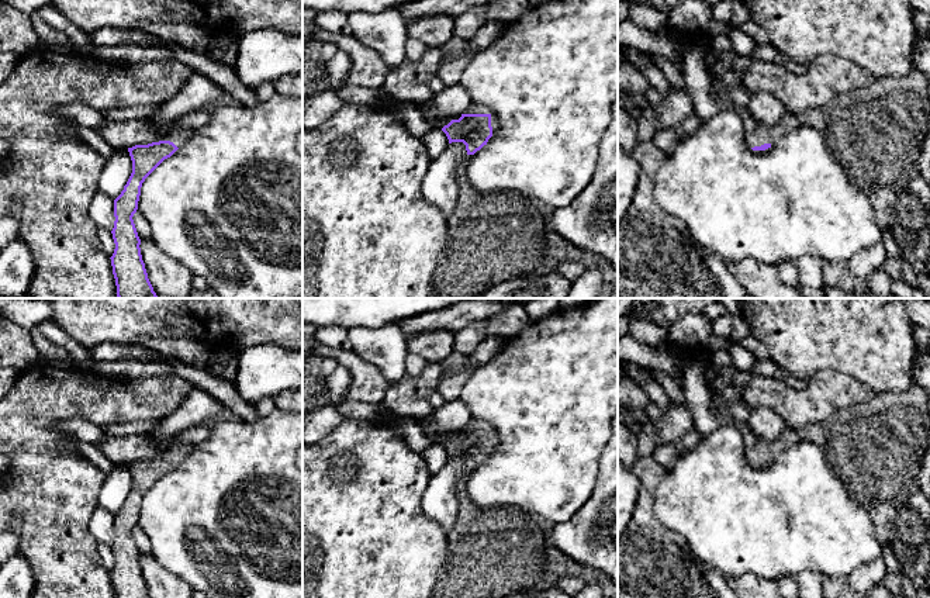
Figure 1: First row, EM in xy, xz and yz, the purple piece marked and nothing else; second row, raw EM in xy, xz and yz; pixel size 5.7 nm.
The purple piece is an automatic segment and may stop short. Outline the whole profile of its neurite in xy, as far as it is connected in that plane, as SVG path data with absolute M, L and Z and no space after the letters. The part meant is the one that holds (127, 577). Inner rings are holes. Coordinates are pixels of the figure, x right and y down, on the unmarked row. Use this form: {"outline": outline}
{"outline": "M174 443L163 456L128 463L132 488L121 509L114 515L114 543L111 546L115 564L111 574L115 598L151 598L141 570L134 529L138 525L141 502L145 494L193 449L193 443Z"}

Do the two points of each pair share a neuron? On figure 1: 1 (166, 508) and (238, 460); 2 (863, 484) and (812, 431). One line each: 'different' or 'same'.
1: same
2: same

